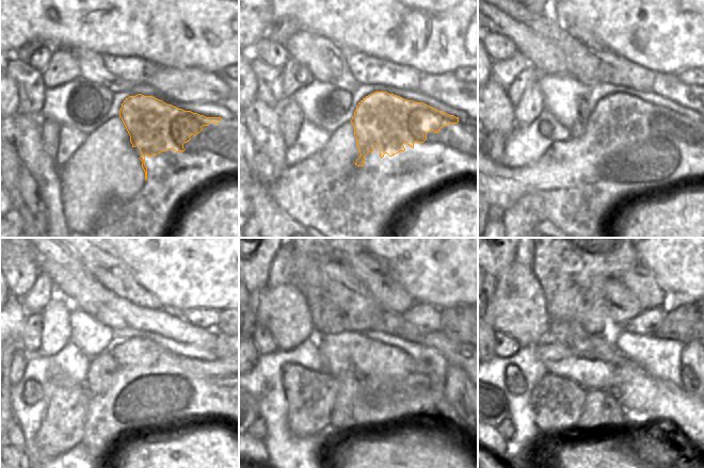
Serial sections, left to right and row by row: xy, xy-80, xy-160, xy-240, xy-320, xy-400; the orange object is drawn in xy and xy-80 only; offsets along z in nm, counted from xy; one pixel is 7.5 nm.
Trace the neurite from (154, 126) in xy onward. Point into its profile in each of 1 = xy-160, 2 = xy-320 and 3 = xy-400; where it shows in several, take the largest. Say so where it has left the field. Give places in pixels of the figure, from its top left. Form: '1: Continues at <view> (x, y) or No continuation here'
1: Continues at xy-160 (618, 120)
2: Continues at xy-320 (379, 364)
3: Continues at xy-400 (589, 364)

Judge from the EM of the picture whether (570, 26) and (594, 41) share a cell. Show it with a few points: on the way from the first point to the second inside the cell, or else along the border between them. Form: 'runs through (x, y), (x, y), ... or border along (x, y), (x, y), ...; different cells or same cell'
runs through (576, 28), (588, 38); same cell

